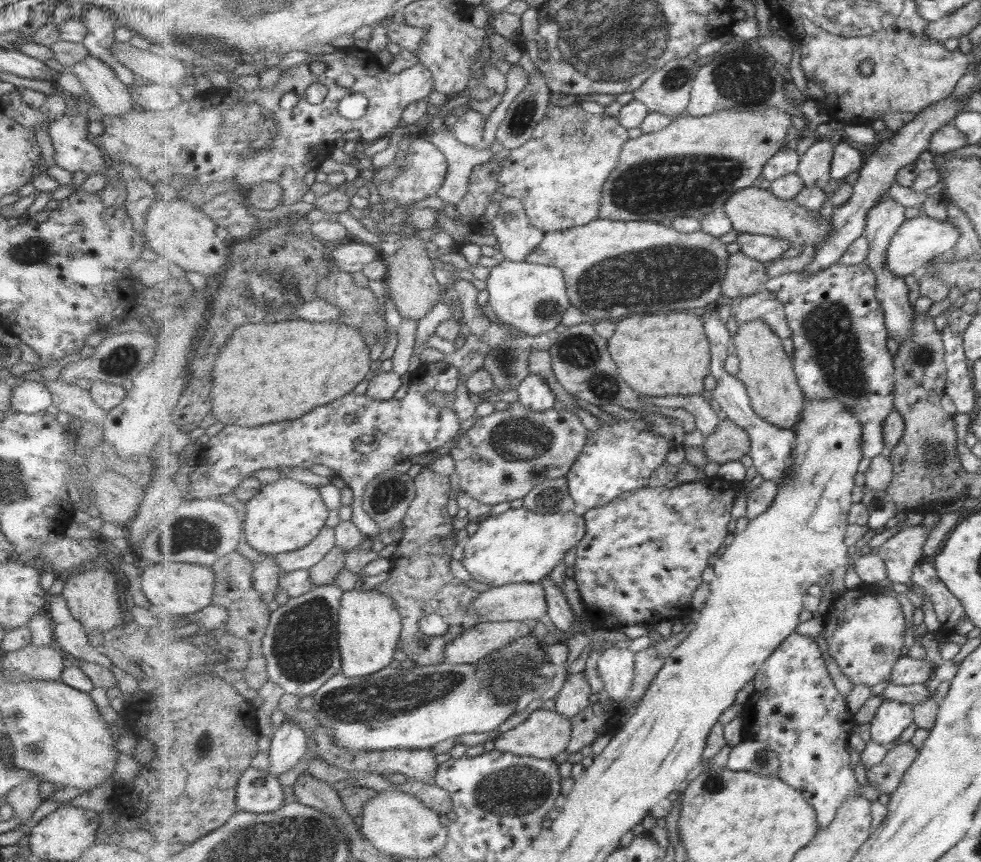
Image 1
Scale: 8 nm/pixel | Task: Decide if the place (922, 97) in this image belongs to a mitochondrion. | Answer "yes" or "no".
no

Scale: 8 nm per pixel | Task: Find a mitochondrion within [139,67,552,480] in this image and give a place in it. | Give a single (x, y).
(248, 132)

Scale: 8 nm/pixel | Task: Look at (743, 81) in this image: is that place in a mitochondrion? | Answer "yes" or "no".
yes

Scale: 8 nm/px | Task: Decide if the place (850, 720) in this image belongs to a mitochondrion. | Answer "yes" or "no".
no

